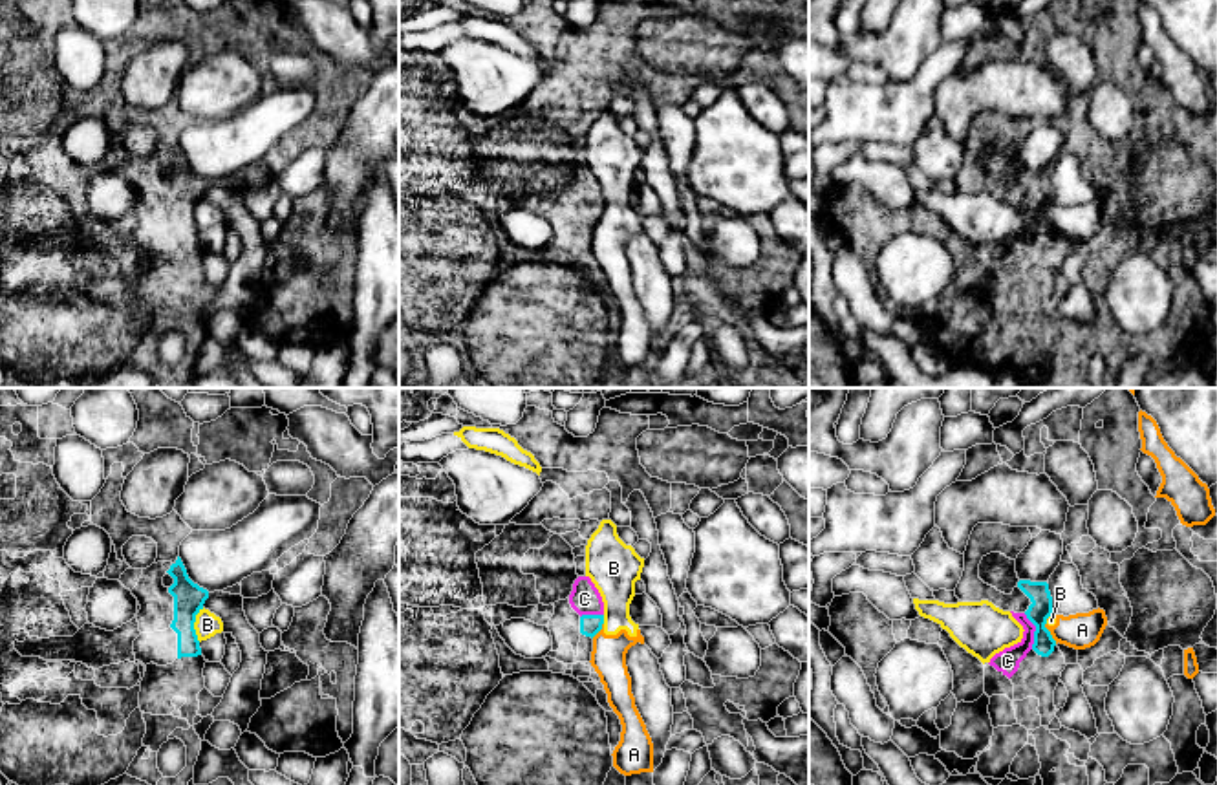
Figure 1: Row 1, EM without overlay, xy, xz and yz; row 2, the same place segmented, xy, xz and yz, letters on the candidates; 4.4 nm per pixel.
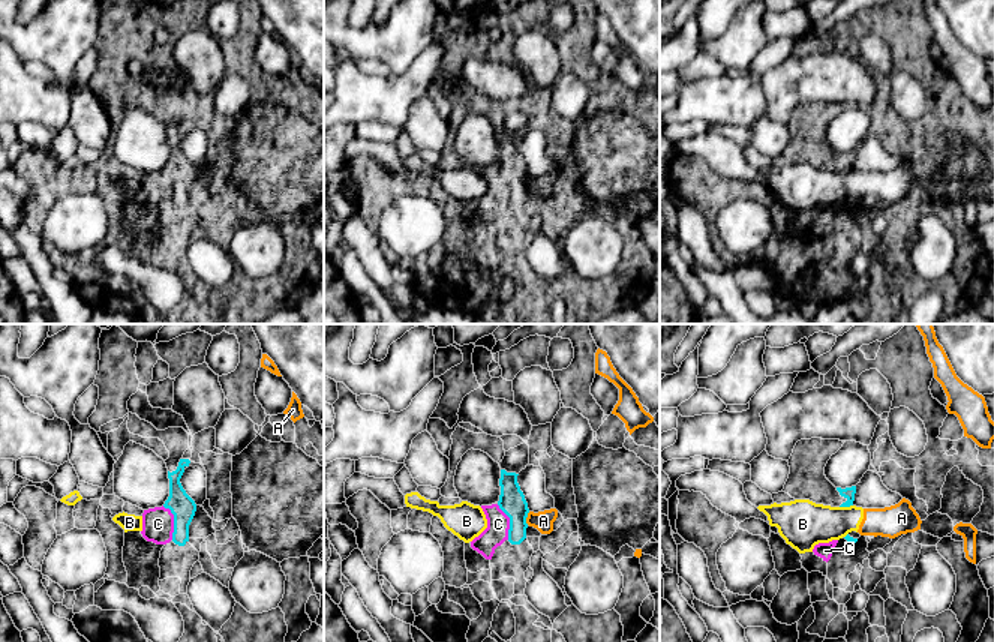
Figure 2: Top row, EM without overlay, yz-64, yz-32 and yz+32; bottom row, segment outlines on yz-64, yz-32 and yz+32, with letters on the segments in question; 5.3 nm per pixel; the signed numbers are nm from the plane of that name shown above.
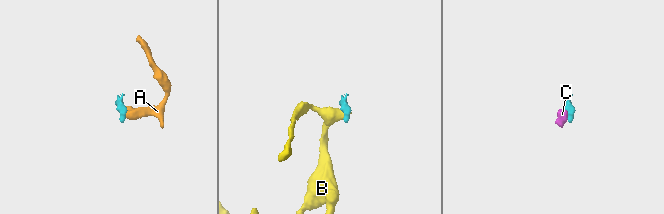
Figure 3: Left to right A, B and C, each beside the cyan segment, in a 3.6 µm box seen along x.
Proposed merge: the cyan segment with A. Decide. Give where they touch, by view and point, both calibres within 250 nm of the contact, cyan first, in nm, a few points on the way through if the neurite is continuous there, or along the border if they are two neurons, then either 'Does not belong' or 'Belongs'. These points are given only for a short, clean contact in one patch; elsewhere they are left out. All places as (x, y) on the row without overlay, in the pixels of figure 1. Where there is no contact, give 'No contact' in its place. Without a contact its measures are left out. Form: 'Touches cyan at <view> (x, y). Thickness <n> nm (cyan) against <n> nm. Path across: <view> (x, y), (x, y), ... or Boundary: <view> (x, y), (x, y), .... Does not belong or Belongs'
Touches cyan at yz (1049, 224). Thickness 100 nm (cyan) against 160 nm. Boundary: yz (1045, 213), (1056, 233). Does not belong

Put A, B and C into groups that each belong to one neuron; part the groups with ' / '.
A B / C

